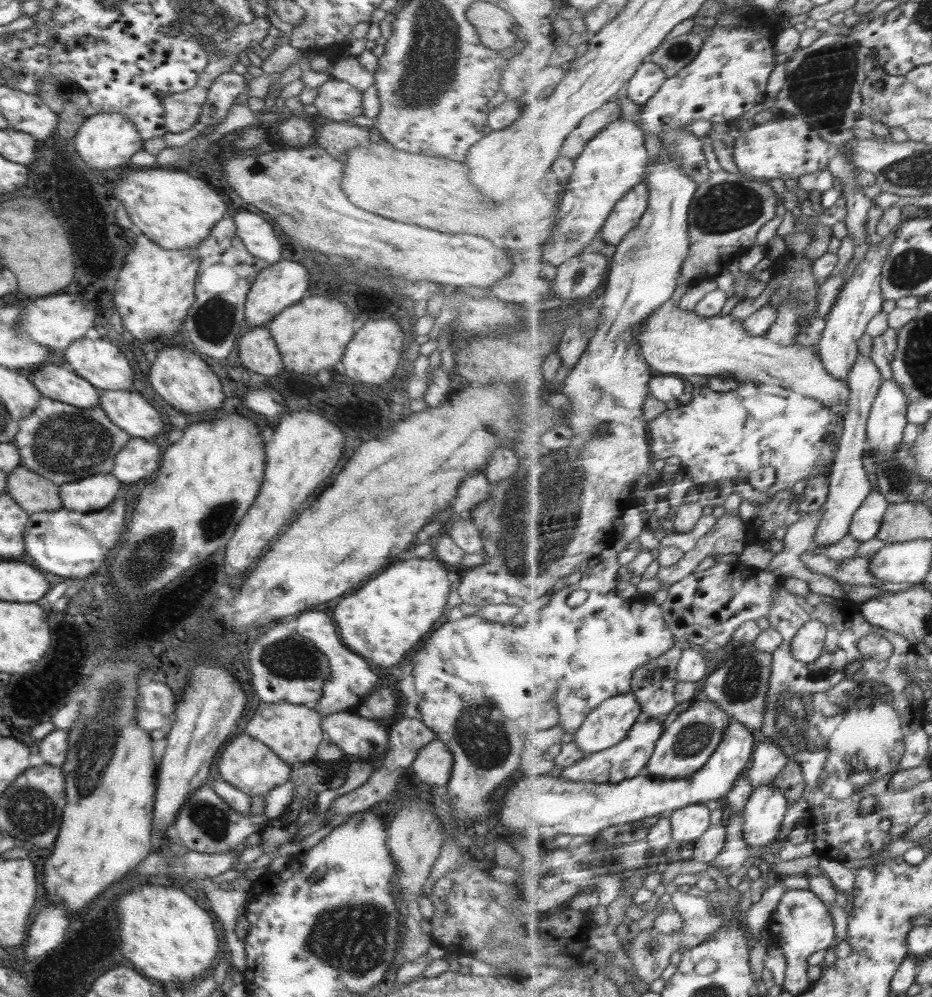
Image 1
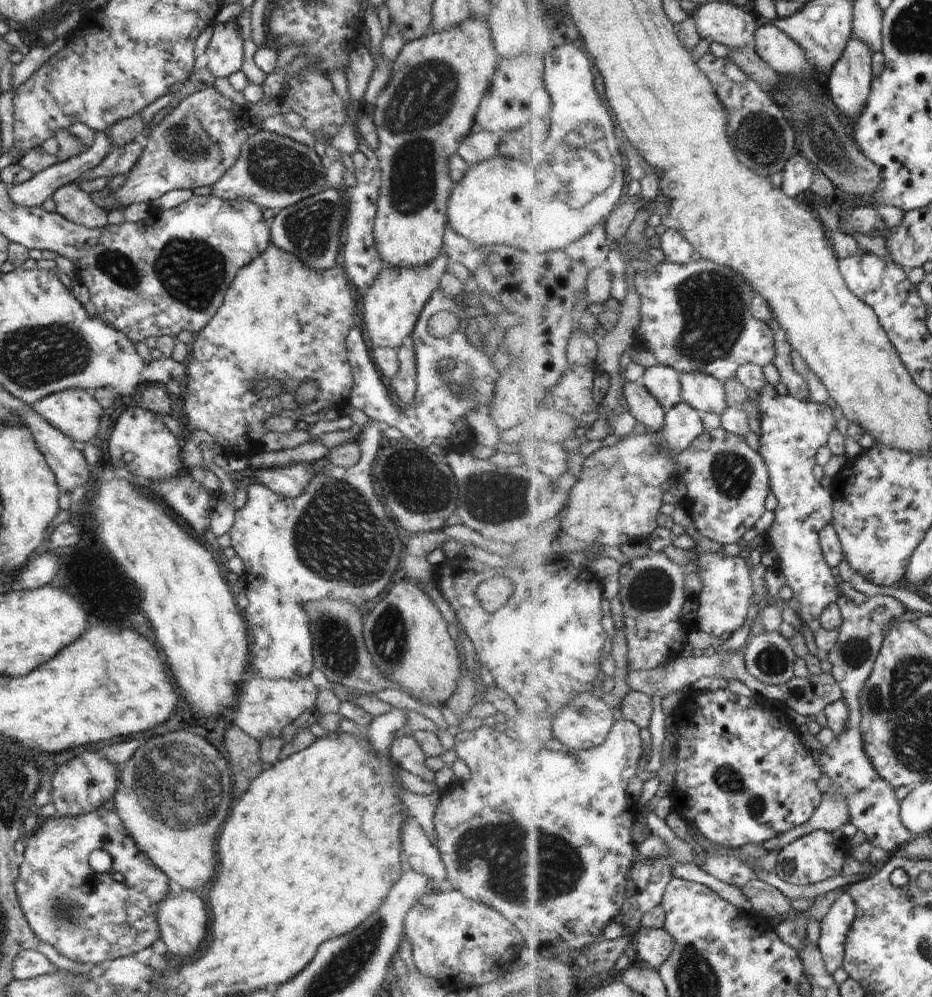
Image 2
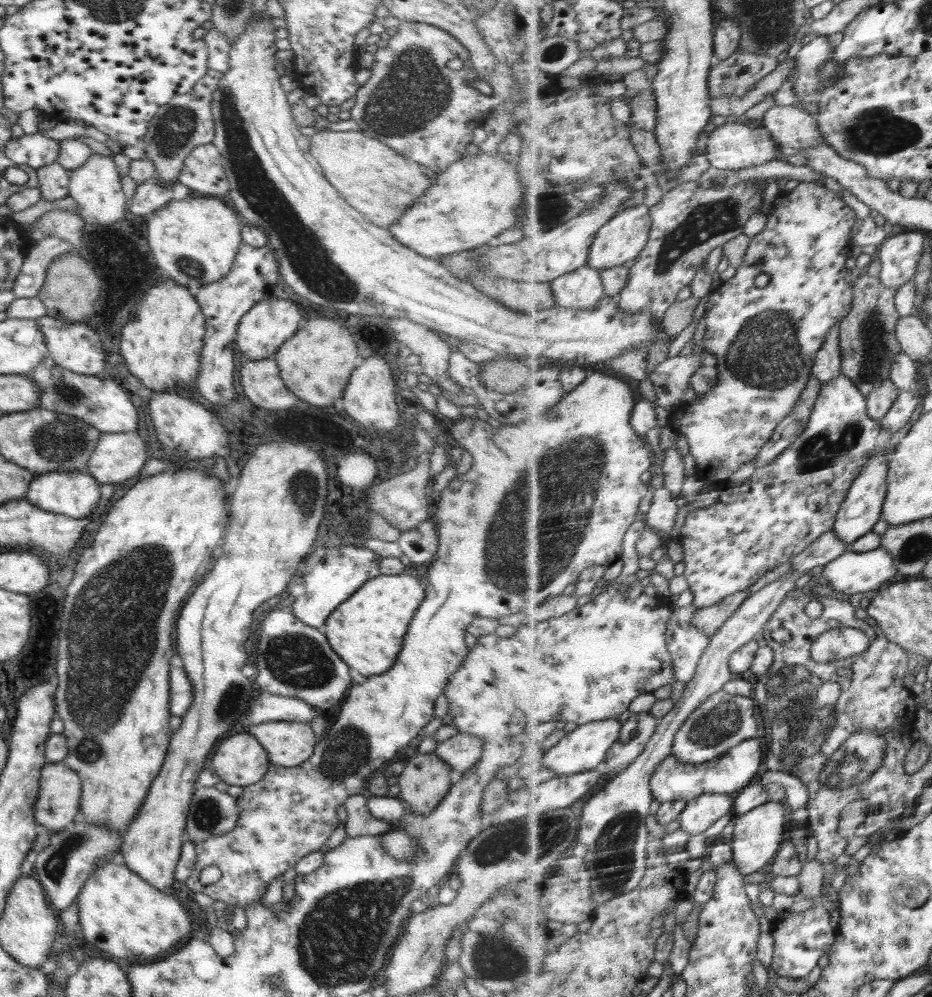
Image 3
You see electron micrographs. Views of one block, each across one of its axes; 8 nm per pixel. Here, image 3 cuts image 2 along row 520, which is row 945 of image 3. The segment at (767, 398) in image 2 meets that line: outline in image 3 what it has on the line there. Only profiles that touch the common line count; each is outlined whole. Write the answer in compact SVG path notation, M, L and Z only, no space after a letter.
M818 903L807 911L792 913L786 919L780 917L774 923L772 934L775 938L775 954L772 968L778 975L784 978L806 978L818 966L822 957L830 954L837 943L838 932L838 928L834 929L830 920L830 911L824 904Z

